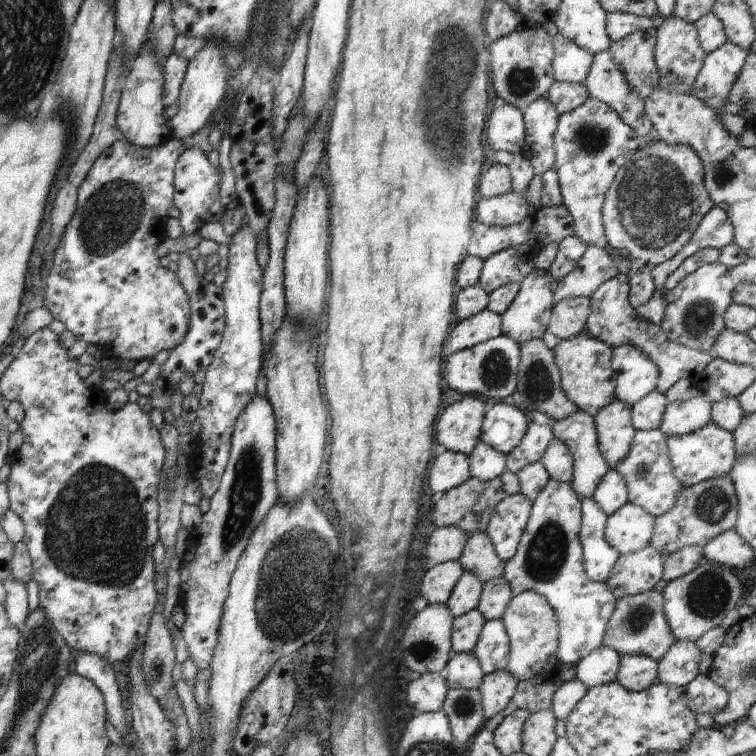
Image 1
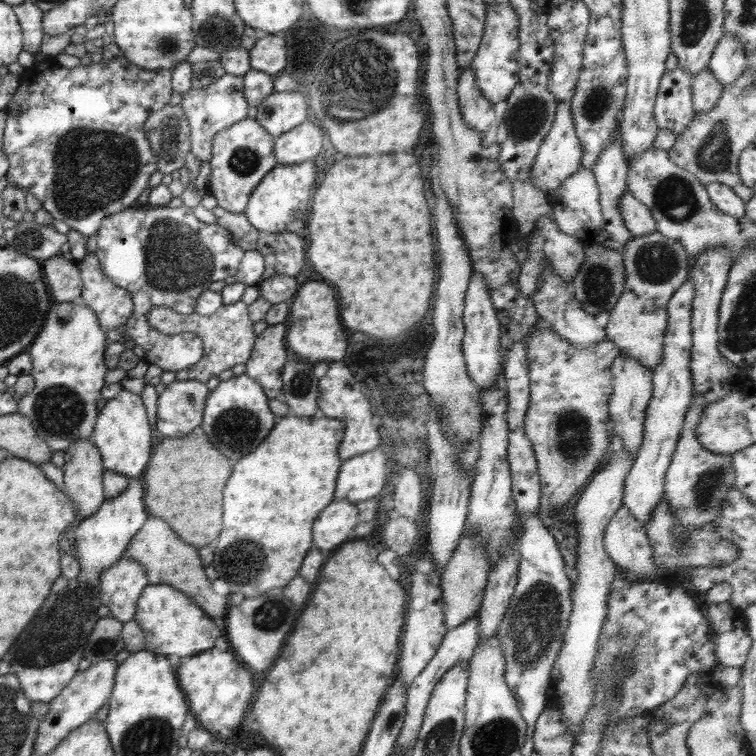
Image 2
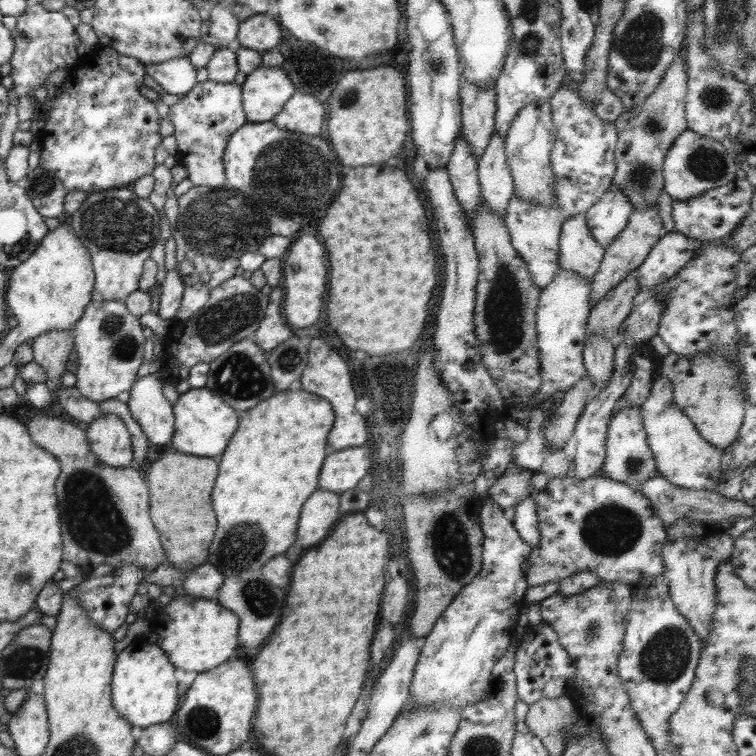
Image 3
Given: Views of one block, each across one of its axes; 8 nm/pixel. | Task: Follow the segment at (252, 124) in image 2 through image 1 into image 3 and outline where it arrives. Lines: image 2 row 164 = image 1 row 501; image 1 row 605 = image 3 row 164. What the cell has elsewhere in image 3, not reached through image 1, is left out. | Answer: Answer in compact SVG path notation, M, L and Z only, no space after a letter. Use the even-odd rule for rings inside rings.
M207 79L195 84L181 101L170 106L167 118L174 126L177 140L177 160L188 170L188 180L196 186L220 188L227 186L223 154L228 139L240 126L248 123L242 105L241 86L234 82L216 82Z

